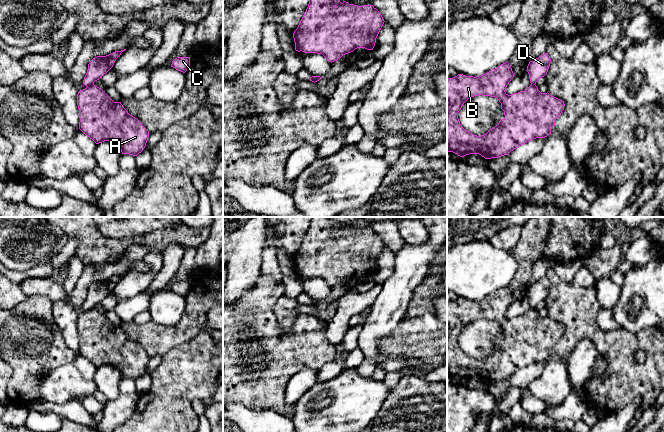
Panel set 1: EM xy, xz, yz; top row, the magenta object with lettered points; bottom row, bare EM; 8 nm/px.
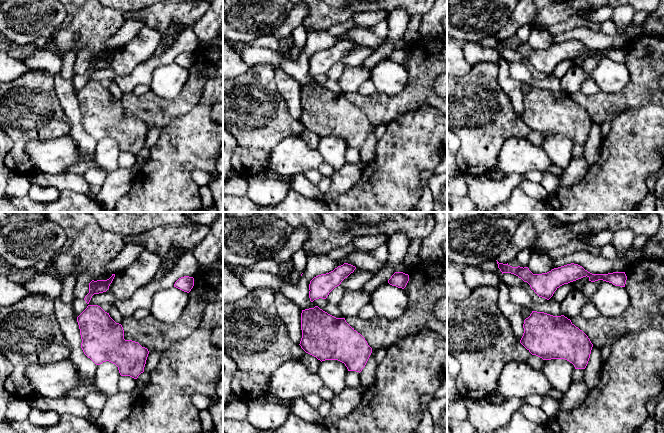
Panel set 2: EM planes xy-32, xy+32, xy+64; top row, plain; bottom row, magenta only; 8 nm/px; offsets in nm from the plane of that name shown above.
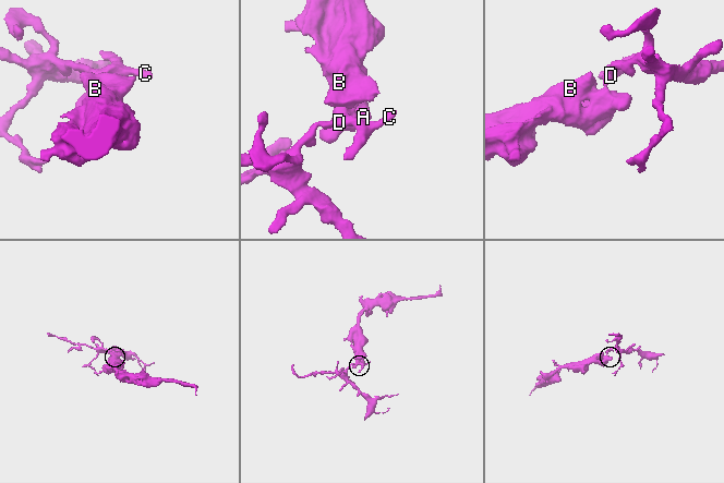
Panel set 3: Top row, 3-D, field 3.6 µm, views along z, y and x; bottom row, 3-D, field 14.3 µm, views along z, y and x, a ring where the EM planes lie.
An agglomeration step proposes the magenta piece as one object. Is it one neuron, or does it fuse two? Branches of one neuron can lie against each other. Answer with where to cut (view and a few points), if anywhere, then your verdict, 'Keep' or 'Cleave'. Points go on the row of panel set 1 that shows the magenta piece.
Split along xy (93, 83), (87, 86). Cleave

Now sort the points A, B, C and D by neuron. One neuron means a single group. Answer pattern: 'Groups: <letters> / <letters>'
Groups: A B / C D

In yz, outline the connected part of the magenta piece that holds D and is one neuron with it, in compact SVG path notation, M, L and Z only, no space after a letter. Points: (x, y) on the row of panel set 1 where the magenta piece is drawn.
M547 53L529 62L526 71L529 74L530 83L532 85L535 85L540 78L547 74L550 63L551 59Z

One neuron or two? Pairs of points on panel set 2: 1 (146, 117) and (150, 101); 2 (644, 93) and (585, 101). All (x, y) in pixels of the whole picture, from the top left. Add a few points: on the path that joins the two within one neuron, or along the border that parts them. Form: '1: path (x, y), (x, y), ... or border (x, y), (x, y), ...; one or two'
1: path (146, 113), (149, 110), (149, 105); one
2: path (629, 93), (621, 93), (613, 101), (600, 101); one

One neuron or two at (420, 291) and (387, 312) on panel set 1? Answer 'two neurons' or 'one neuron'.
two neurons

